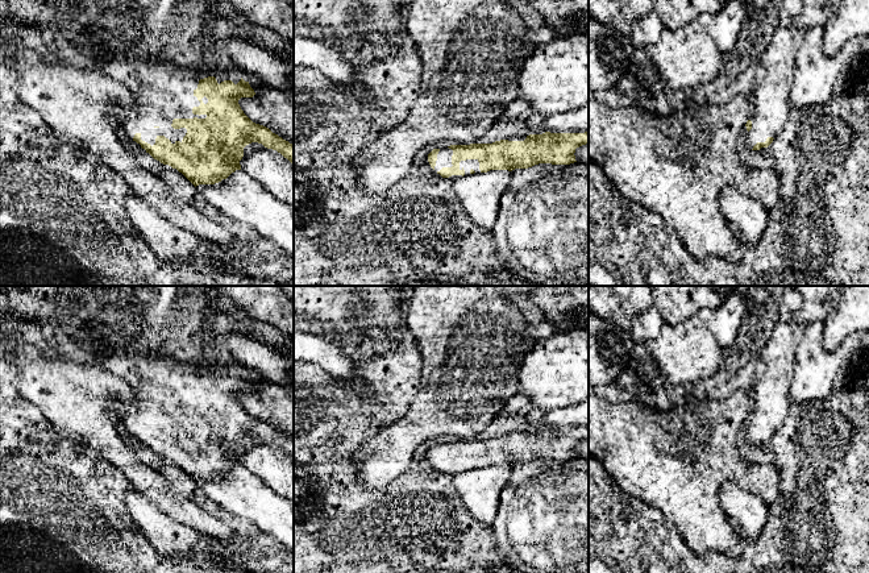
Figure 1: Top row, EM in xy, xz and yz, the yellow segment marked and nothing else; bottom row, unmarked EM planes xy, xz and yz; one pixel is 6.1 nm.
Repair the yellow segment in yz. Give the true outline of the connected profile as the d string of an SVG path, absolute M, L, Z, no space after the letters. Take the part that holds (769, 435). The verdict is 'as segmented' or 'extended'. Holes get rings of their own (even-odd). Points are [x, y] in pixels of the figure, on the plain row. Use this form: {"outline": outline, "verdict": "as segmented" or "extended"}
{"outline": "M785 287L778 307L778 321L760 353L753 402L745 419L747 439L752 445L768 443L789 415L794 353L804 333L804 325L794 321L799 304L799 294Z", "verdict": "extended"}

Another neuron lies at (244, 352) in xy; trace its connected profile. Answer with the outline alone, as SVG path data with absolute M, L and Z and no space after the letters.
M236 332L225 336L224 349L226 361L234 368L259 374L275 383L288 383L288 371L294 366L292 353L280 353L278 346Z

